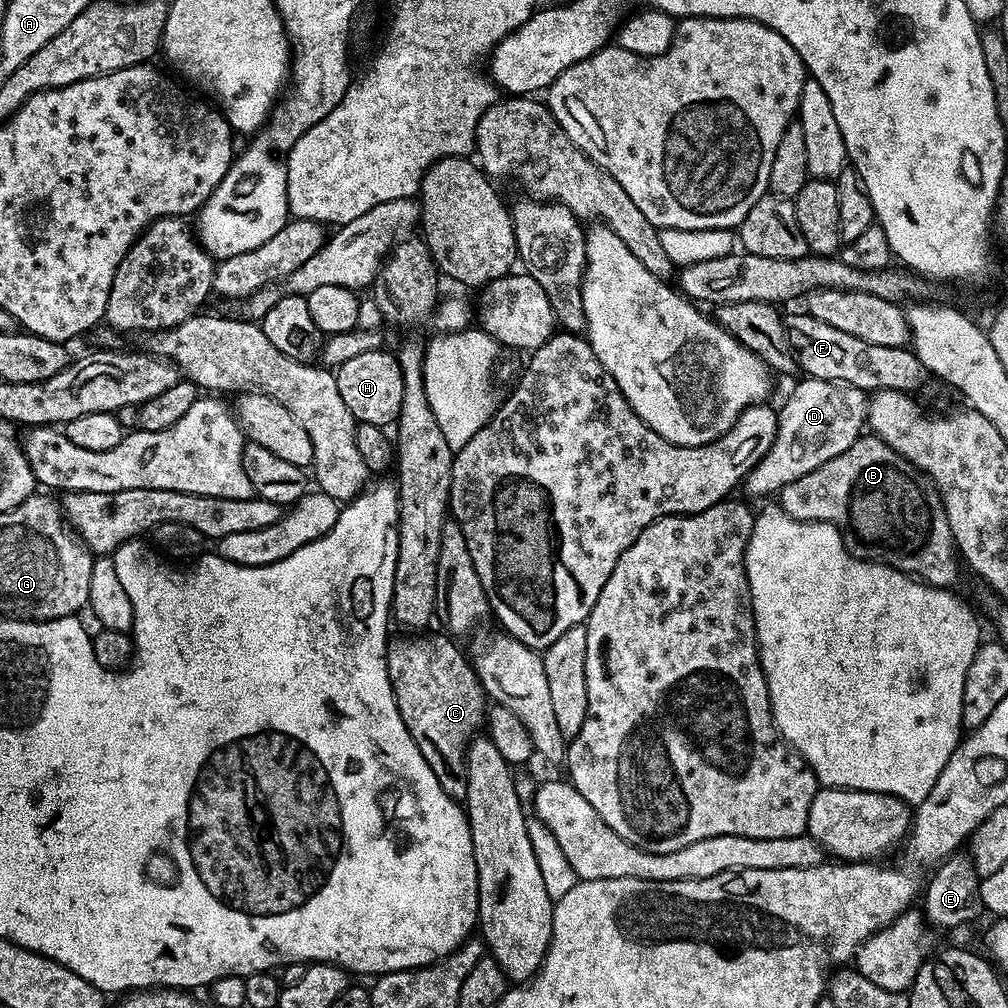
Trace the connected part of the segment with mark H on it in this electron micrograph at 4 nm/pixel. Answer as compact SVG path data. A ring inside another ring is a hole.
M383 347L366 350L366 354L357 354L350 362L341 364L335 369L338 391L342 394L342 402L350 410L350 414L361 424L378 424L388 426L400 414L402 406L402 370L395 355L384 352Z

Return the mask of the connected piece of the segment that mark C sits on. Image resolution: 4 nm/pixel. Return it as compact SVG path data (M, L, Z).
M400 635L404 636L388 641L388 677L402 722L406 730L410 730L418 750L422 750L422 758L430 762L438 786L442 786L450 798L463 801L468 743L481 731L486 720L484 687L480 685L469 657L460 653L455 639L447 635Z

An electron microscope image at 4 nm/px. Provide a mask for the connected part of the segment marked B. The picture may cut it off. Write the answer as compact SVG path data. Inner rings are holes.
M874 434L861 435L854 446L838 454L838 458L822 462L818 470L810 470L810 474L802 474L802 478L790 482L790 486L786 486L778 494L778 507L795 520L835 524L844 534L846 550L859 560L889 564L891 568L897 568L933 588L951 589L952 583L960 576L962 564L958 559L950 522L936 483Z

